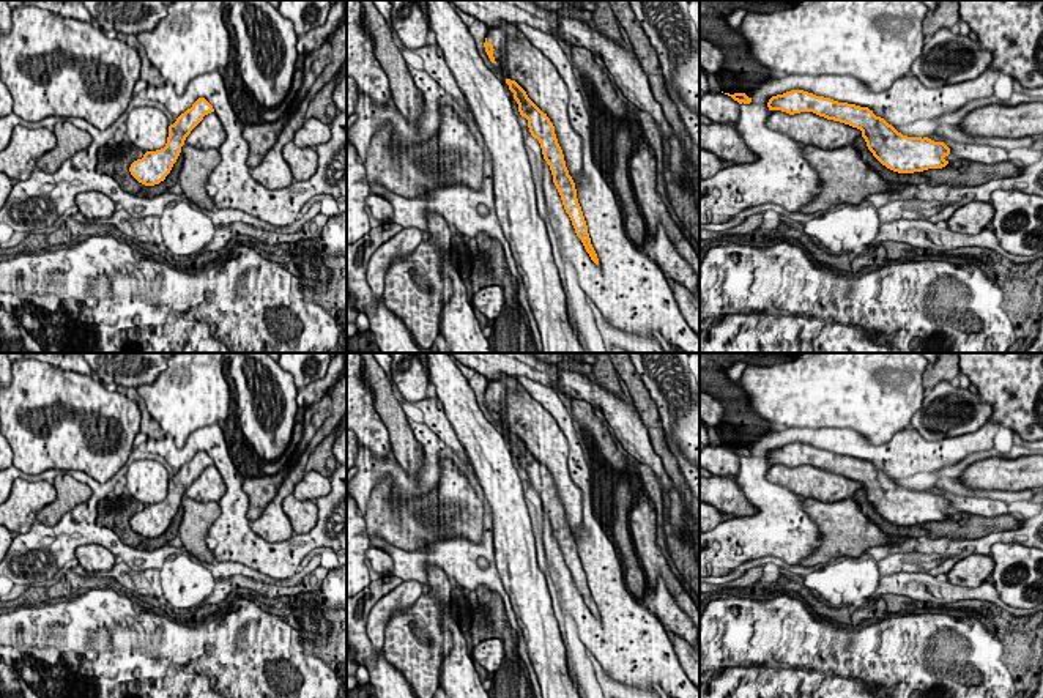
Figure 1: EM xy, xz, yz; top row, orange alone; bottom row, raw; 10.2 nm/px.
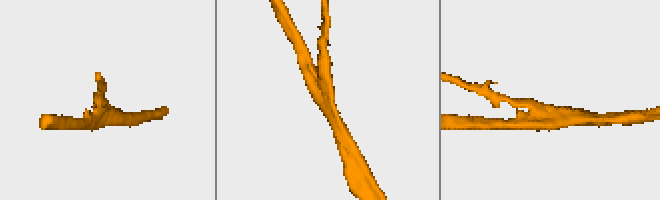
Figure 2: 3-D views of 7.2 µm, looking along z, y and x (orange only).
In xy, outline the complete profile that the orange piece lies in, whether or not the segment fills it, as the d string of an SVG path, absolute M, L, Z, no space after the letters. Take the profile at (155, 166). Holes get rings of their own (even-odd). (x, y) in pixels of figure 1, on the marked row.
M199 98L191 109L169 126L165 147L156 151L147 151L142 159L134 161L129 167L131 175L145 186L154 186L164 181L176 162L186 137L211 112L214 112L213 106L205 98Z

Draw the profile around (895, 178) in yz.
M865 140L857 142L857 153L870 165L871 170L874 170L882 180L893 186L917 186L920 183L925 183L925 176L922 172L898 173L882 165L868 150Z

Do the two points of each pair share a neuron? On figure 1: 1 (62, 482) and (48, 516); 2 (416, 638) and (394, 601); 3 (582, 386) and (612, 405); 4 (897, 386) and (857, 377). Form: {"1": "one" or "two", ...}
{"1": "one", "2": "two", "3": "one", "4": "one"}

